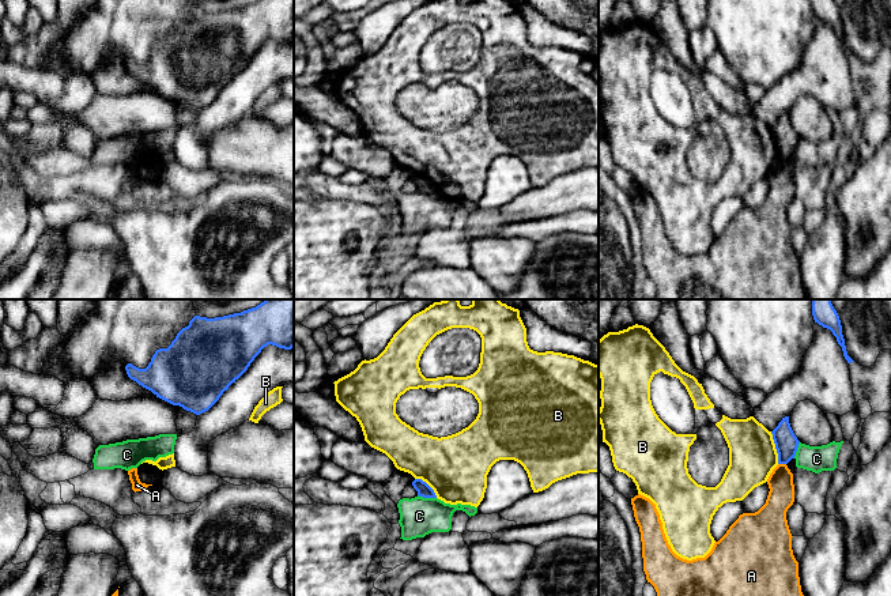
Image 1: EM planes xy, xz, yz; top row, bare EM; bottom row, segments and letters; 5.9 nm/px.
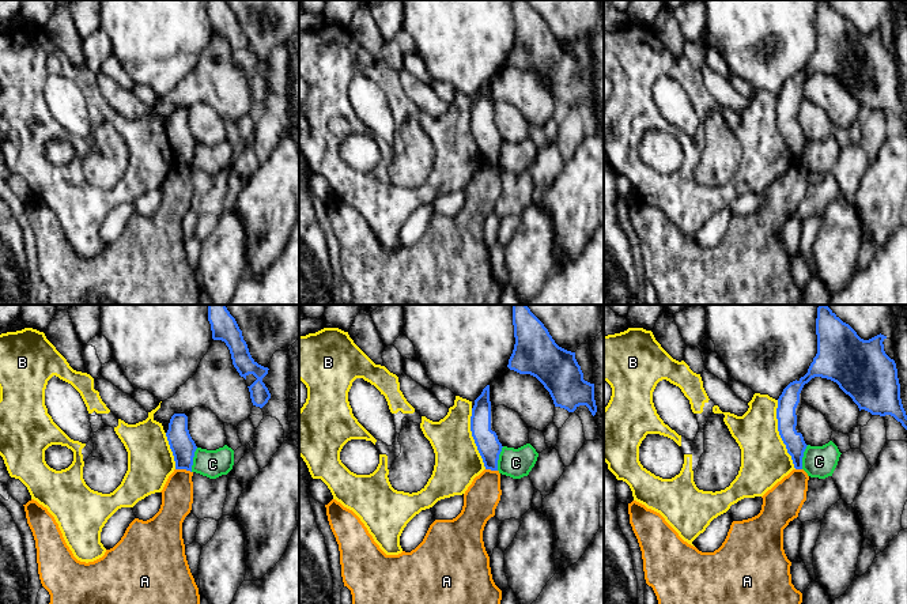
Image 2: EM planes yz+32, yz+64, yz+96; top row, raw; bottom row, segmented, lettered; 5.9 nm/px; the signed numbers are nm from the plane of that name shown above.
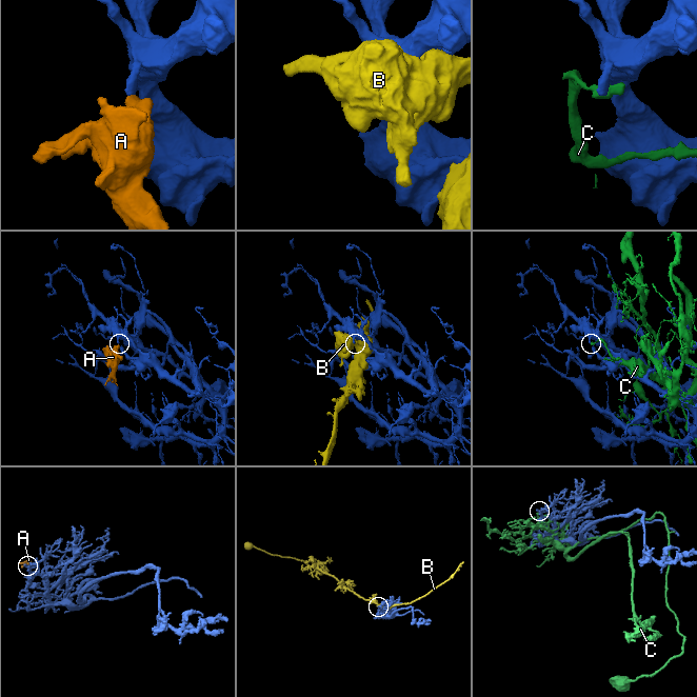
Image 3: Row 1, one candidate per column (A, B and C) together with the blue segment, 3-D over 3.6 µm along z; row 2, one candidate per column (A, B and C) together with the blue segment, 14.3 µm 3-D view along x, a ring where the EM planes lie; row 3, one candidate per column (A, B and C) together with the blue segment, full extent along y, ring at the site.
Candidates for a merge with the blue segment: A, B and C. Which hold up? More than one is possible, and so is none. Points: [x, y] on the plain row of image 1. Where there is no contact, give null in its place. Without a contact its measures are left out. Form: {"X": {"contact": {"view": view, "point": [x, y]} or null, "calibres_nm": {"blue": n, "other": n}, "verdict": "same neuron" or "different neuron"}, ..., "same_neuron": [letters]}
{"A": {"contact": {"view": "yz", "point": [782, 158]}, "calibres_nm": {"blue": 140, "other": 160}, "verdict": "different neuron"}, "B": {"contact": {"view": "yz", "point": [776, 143]}, "calibres_nm": {"blue": 140, "other": 280}, "verdict": "different neuron"}, "C": {"contact": {"view": "xz", "point": [427, 192]}, "calibres_nm": {"blue": 80, "other": 220}, "verdict": "different neuron"}, "same_neuron": []}

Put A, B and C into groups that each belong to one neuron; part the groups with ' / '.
A / B / C

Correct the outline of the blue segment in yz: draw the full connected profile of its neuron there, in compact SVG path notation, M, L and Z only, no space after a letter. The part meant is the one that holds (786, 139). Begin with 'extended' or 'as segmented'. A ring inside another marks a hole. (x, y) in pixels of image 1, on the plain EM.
as segmented; M789 112L782 113L771 129L778 148L778 159L788 159L794 154L800 139L790 122Z

